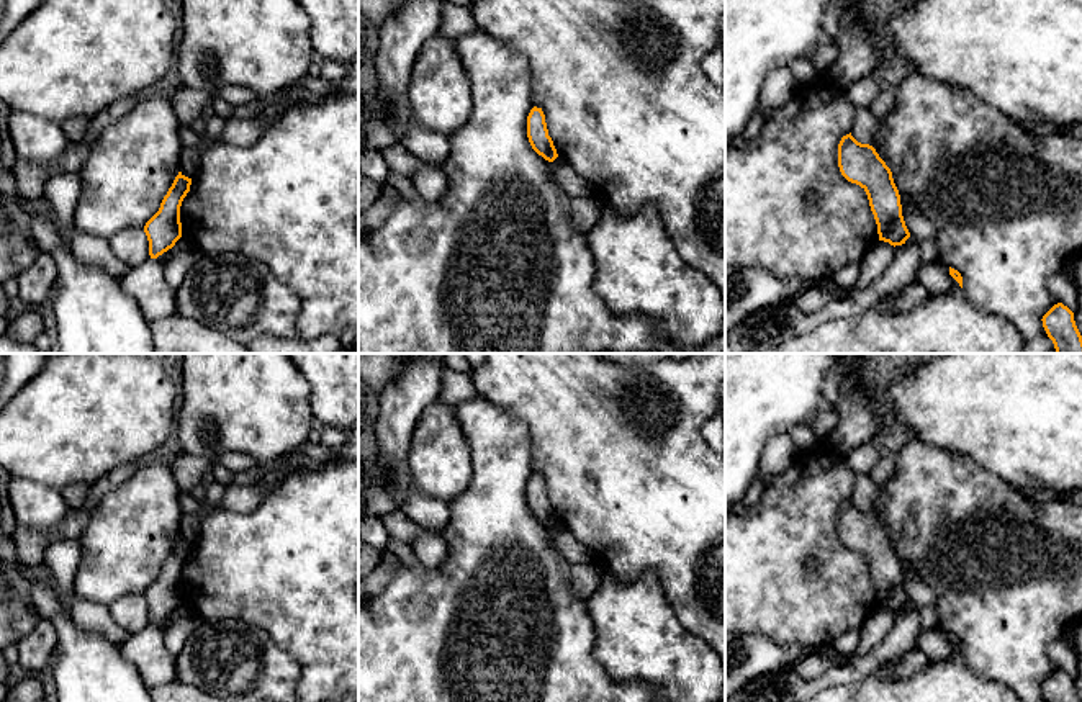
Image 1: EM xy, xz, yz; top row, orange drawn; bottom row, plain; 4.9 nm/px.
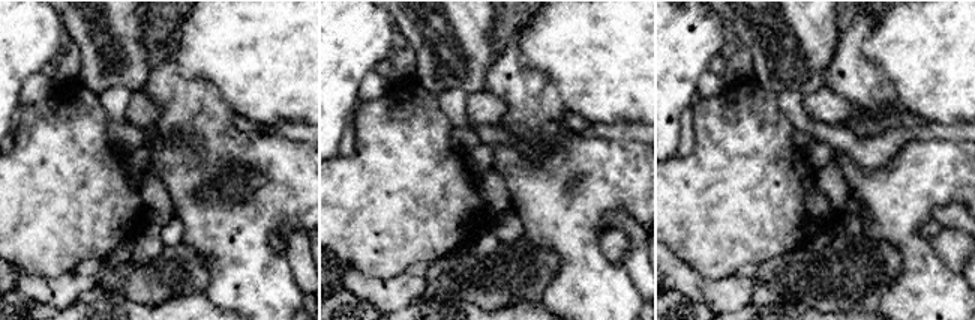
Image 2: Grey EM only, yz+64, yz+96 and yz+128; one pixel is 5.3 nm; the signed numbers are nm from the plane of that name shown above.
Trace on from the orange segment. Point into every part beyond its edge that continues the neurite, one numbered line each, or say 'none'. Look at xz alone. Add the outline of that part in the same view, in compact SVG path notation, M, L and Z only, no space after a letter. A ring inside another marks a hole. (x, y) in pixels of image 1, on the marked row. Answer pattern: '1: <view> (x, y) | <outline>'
none

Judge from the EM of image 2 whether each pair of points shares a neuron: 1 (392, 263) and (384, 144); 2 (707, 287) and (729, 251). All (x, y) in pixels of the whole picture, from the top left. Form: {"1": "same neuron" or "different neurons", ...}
{"1": "same neuron", "2": "different neurons"}

